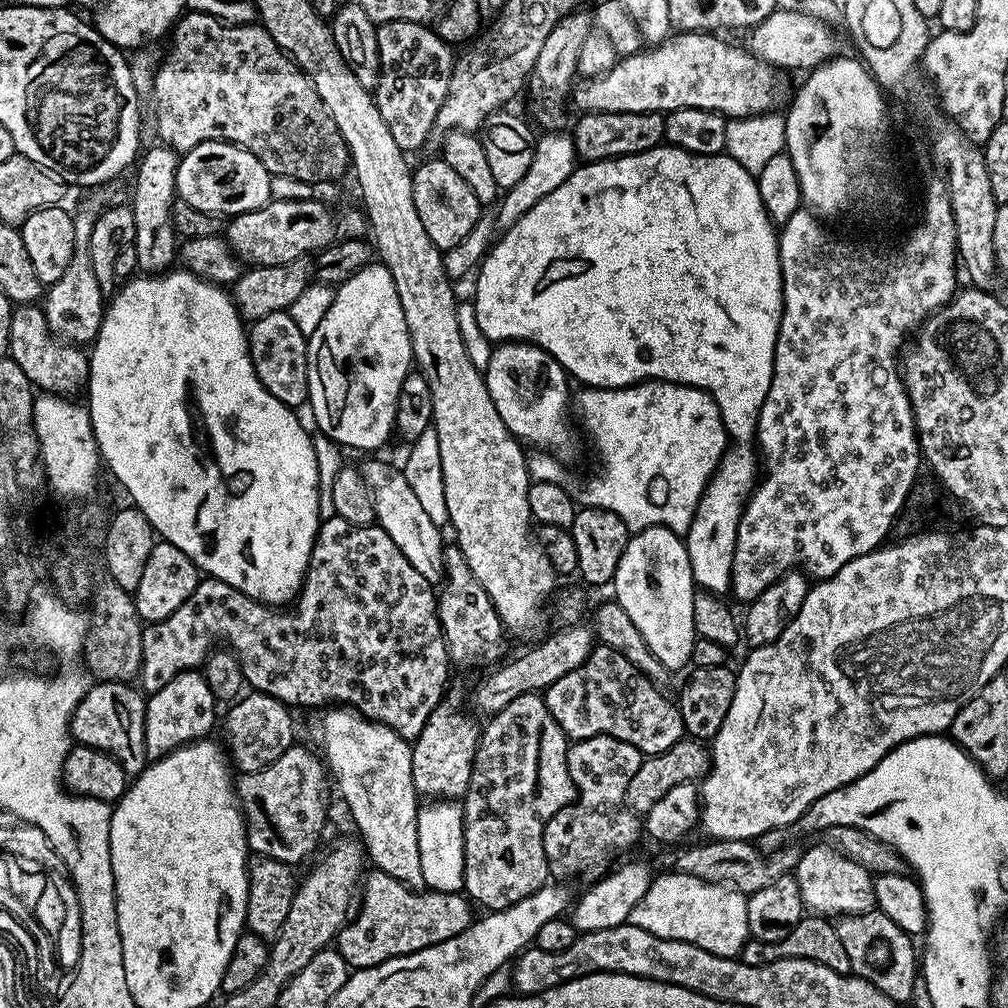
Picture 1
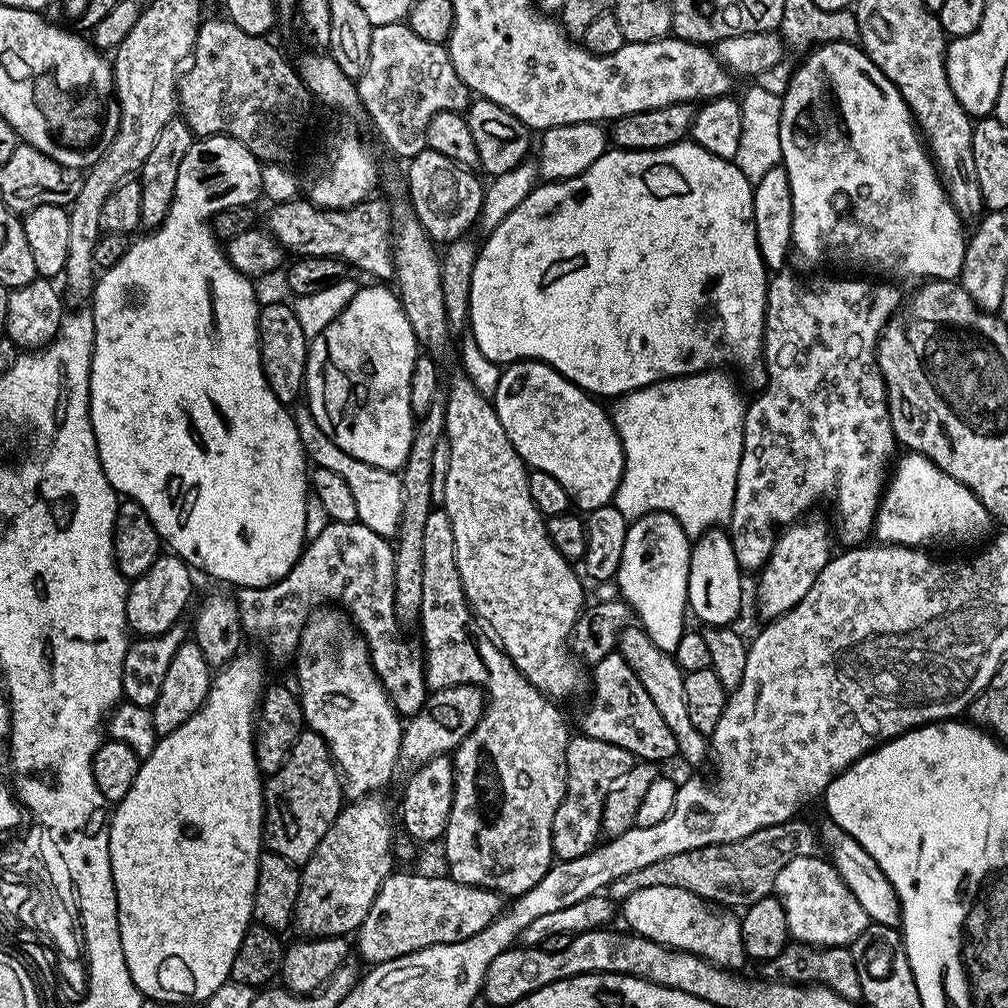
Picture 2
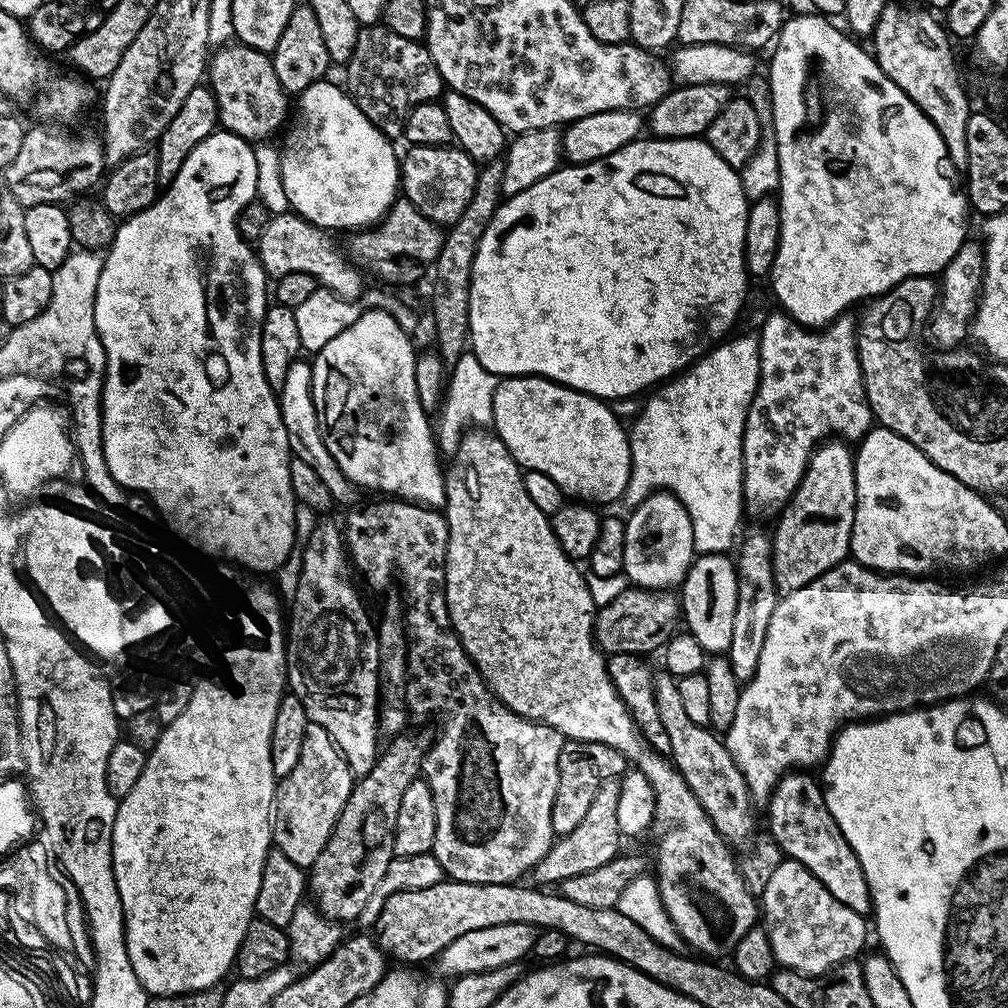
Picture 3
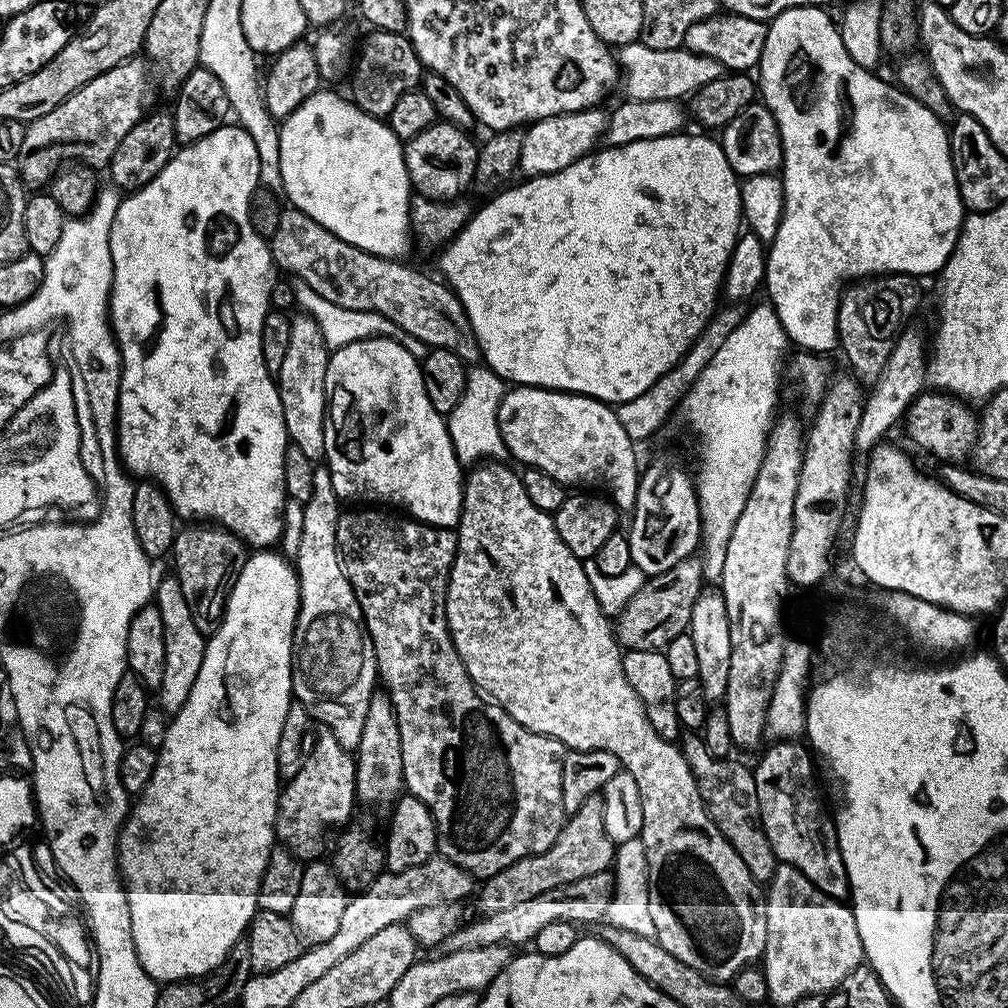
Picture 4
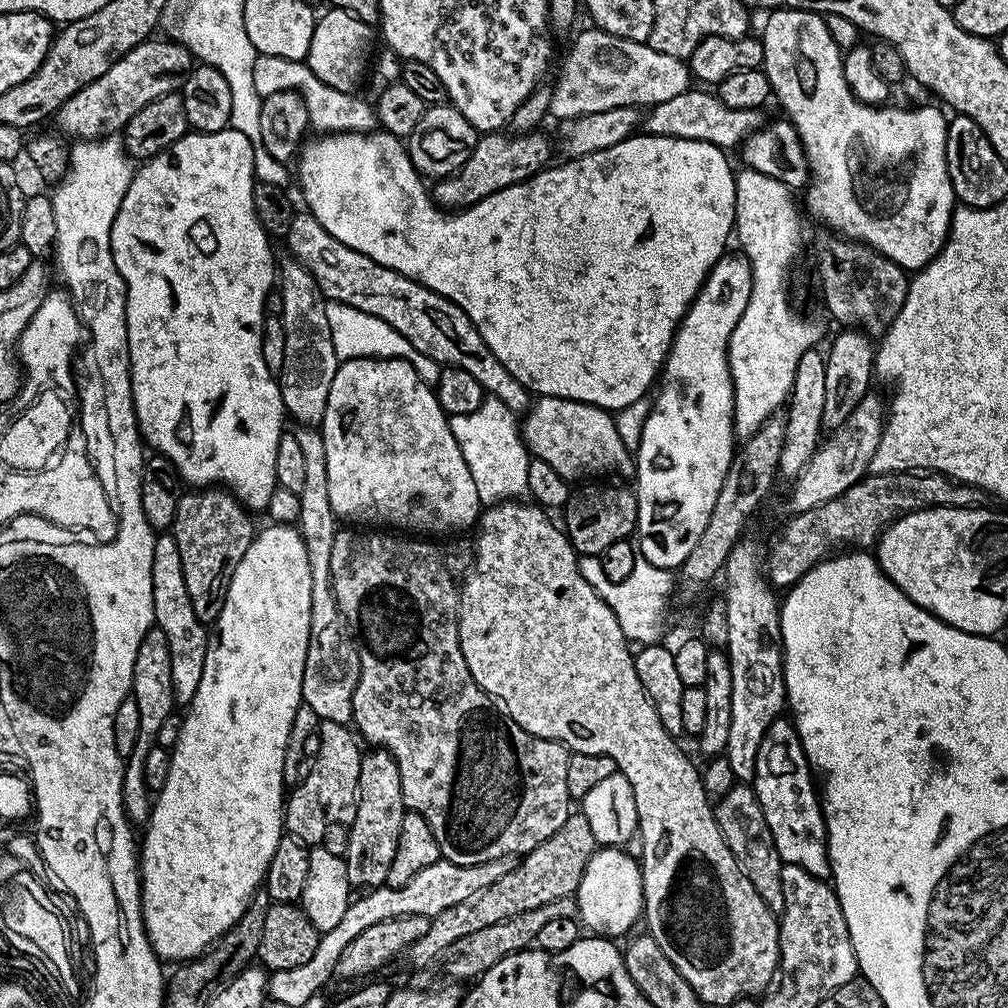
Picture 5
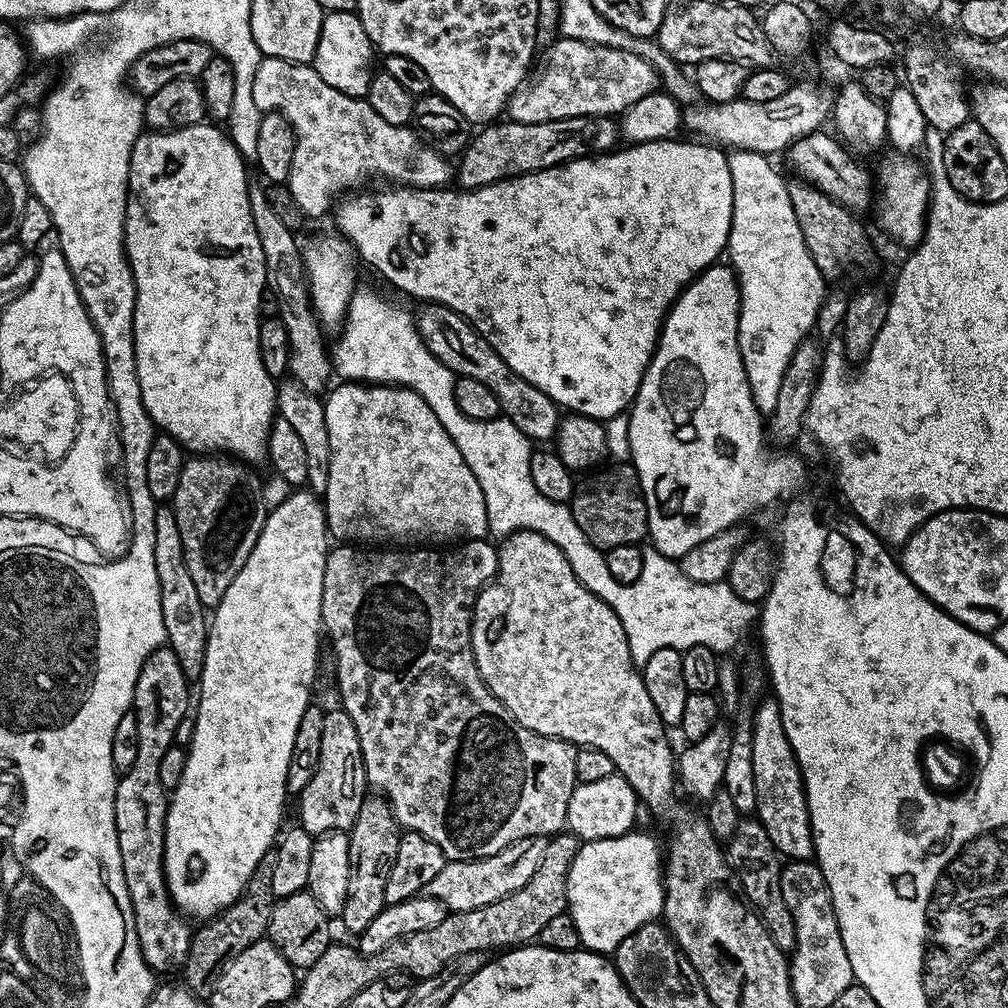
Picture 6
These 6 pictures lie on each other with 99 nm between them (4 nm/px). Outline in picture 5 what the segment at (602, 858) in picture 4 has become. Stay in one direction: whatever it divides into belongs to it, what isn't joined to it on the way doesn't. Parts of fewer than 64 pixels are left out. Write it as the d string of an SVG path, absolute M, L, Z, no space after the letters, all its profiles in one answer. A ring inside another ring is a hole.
M570 814L546 842L519 857L510 874L502 874L498 882L486 886L486 890L478 890L474 898L465 898L458 906L450 906L442 910L442 914L431 917L430 930L408 947L406 960L416 968L424 968L435 960L437 963L450 942L466 938L466 934L474 934L474 930L483 930L485 926L494 926L494 922L502 922L507 916L526 914L526 910L538 910L538 906L572 896L597 847L590 822L586 822L583 814Z

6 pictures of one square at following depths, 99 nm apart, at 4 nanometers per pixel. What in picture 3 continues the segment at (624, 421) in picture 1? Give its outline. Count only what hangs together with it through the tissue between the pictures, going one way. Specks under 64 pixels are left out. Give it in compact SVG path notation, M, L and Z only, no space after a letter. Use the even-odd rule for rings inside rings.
M755 335L735 336L717 343L679 378L661 383L637 414L632 428L630 424L628 445L632 451L632 473L622 497L623 503L635 506L653 492L671 492L682 506L686 506L686 514L690 514L690 526L694 530L692 551L701 556L727 553L732 539L733 544L737 539L740 516L745 515L744 423L760 381L760 342Z

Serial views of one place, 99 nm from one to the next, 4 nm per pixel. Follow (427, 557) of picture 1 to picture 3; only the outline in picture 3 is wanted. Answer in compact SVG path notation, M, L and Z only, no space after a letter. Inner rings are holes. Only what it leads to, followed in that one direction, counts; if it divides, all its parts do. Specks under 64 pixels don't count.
M298 358L292 363L289 373L286 374L286 382L278 389L278 399L282 422L286 426L288 435L289 449L299 459L310 462L314 470L318 470L318 478L326 482L326 488L330 490L333 501L337 505L346 503L348 495L354 492L354 488L340 469L338 462L334 460L334 454L330 454L324 441L322 413L316 408L312 397L312 365L307 359L304 361L304 358Z

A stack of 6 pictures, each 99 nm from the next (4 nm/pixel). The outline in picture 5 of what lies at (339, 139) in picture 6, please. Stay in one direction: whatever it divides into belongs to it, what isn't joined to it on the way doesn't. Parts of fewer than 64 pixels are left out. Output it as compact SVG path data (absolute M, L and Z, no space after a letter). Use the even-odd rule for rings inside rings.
M257 55L254 62L254 90L263 98L279 92L296 92L306 102L308 123L317 133L333 132L371 132L377 127L378 121L371 103L352 92L336 90L316 78L304 60L291 60L277 56Z

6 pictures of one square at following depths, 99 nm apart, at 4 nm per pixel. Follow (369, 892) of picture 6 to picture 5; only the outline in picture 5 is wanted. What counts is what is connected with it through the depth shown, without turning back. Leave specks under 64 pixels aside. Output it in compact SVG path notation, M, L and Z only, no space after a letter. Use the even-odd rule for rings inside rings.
M373 747L360 758L356 813L347 825L348 852L344 856L348 877L353 889L371 890L387 885L390 865L398 854L398 833L405 814L402 798L402 778L398 778L398 762L387 748ZM372 751L372 752L368 752Z

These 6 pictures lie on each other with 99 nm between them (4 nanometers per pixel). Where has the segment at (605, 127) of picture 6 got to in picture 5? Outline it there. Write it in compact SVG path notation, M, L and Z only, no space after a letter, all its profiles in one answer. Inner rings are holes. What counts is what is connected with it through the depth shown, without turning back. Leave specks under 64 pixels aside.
M507 131L485 132L477 139L474 150L466 162L453 176L446 176L435 181L431 185L430 195L436 207L445 210L463 210L482 202L490 194L494 194L503 188L509 188L531 176L536 176L549 167L554 152L554 144L543 136L543 131L521 132L509 134Z

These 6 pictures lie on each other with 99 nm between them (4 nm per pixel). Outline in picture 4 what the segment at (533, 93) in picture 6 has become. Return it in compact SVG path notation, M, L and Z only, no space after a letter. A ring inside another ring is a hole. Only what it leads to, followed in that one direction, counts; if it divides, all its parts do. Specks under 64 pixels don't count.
M636 41L623 45L616 57L621 67L622 88L624 84L625 95L638 101L683 101L702 86L706 86L706 82L714 82L714 78L725 72L725 68L714 58L694 54L683 46L674 50L654 50Z

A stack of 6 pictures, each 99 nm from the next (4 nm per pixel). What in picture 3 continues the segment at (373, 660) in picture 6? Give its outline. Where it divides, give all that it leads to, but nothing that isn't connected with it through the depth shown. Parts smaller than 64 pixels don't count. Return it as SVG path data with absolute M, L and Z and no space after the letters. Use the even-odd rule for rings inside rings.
M384 498L381 504L368 504L365 508L356 508L348 516L348 521L343 521L342 535L346 541L347 551L356 559L358 567L364 571L368 584L372 588L384 588L392 580L395 572L400 572L400 580L408 591L406 595L406 619L408 621L408 710L416 712L444 712L444 729L440 737L429 747L424 754L422 765L423 779L428 781L430 790L434 794L434 806L438 814L438 826L434 830L434 846L432 855L438 858L445 877L458 882L471 884L515 884L521 878L527 877L532 868L546 853L552 849L554 833L552 830L552 807L554 794L558 794L558 754L562 754L562 746L566 737L558 730L545 724L537 724L535 720L527 720L524 716L508 709L489 688L487 681L480 675L475 662L468 656L468 651L462 646L460 637L452 631L452 619L448 616L446 594L444 593L444 567L448 553L448 517L443 511L427 507L423 504L409 502L403 498Z

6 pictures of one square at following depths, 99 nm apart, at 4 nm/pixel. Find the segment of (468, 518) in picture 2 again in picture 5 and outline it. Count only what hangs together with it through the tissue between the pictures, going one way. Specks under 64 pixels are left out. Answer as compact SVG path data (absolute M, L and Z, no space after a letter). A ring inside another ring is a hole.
M519 499L502 500L498 504L485 507L480 513L478 527L474 535L474 570L469 571L463 577L460 590L460 649L462 658L466 658L466 666L478 682L483 692L488 693L493 701L502 705L522 730L534 734L538 738L557 740L559 744L572 752L582 754L602 754L606 758L614 758L616 770L630 782L630 790L634 790L634 802L638 810L638 841L640 840L640 852L638 860L644 873L644 911L643 923L648 923L647 935L662 946L662 954L670 958L670 962L690 982L690 986L699 996L705 1006L720 1004L726 1006L730 1001L743 996L753 998L769 991L770 985L777 979L780 966L780 925L777 913L771 912L758 898L758 890L750 886L750 878L742 874L738 862L734 862L734 854L730 854L730 846L726 846L726 838L722 838L722 830L718 830L718 822L714 811L713 801L709 800L704 783L700 777L701 769L695 768L688 761L688 756L679 748L677 737L672 736L662 726L658 718L656 708L648 701L646 690L636 673L634 652L629 641L624 639L622 626L618 626L618 618L612 613L612 608L596 593L586 582L586 578L580 573L578 554L572 549L572 543L568 541L563 527L552 525L552 520L545 509L535 503L520 504Z

